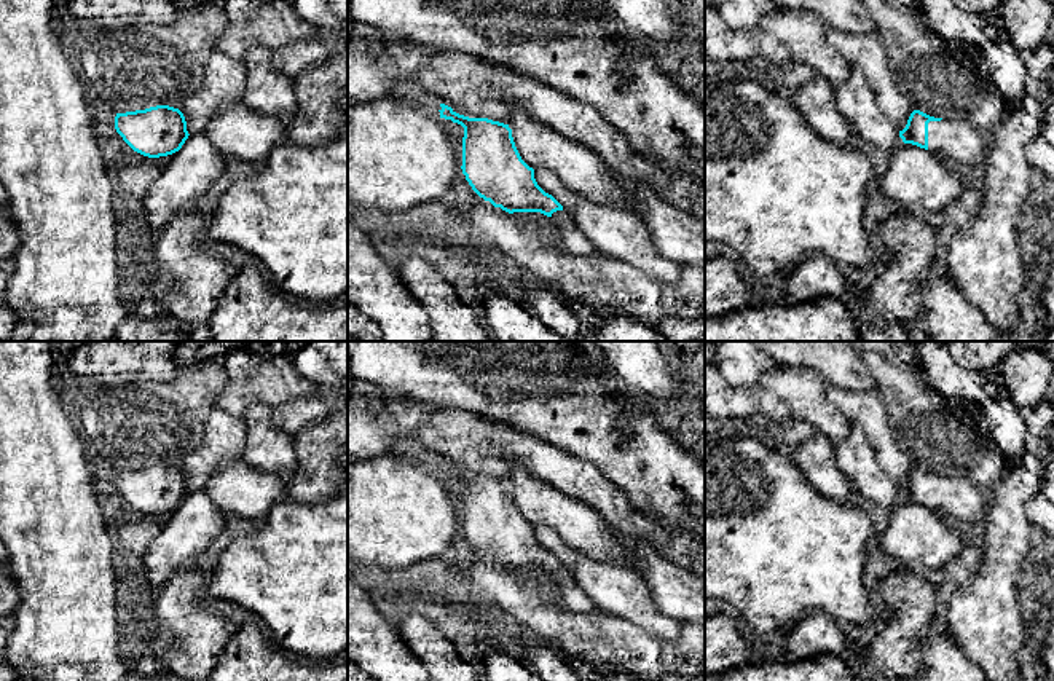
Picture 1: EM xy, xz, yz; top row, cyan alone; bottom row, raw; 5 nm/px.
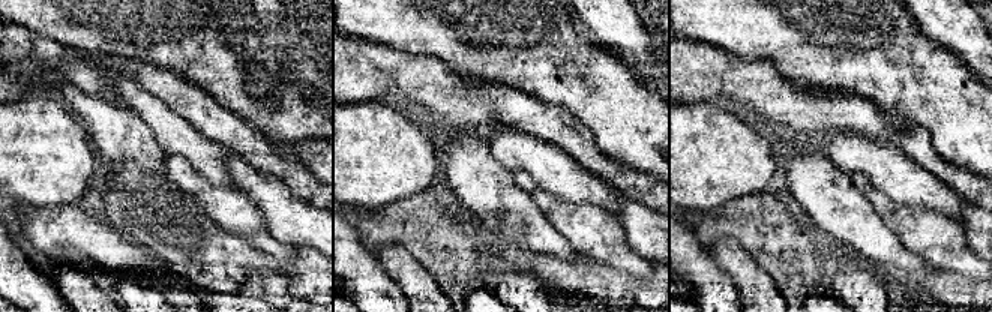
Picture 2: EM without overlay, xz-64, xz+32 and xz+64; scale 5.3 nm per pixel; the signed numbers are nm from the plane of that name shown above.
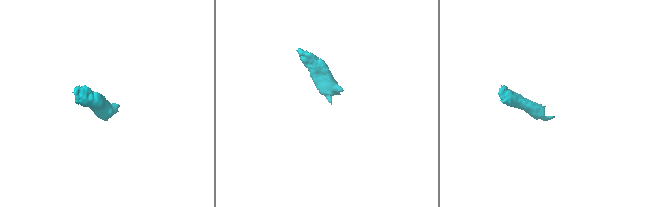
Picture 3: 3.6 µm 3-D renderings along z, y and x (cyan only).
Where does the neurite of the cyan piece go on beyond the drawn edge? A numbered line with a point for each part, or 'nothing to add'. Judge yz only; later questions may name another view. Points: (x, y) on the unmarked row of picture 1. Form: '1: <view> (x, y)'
1: yz (959, 499)

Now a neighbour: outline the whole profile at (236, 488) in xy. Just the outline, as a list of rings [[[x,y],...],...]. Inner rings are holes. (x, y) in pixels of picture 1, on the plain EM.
[[[234,459],[218,464],[204,493],[226,515],[262,523],[274,504],[287,499],[287,483],[276,474]]]

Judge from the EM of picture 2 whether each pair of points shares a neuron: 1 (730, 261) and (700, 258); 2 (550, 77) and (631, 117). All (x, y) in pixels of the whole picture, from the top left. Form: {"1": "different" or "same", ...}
{"1": "different", "2": "same"}

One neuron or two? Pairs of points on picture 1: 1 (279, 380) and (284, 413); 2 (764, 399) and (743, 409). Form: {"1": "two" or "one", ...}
{"1": "two", "2": "one"}

